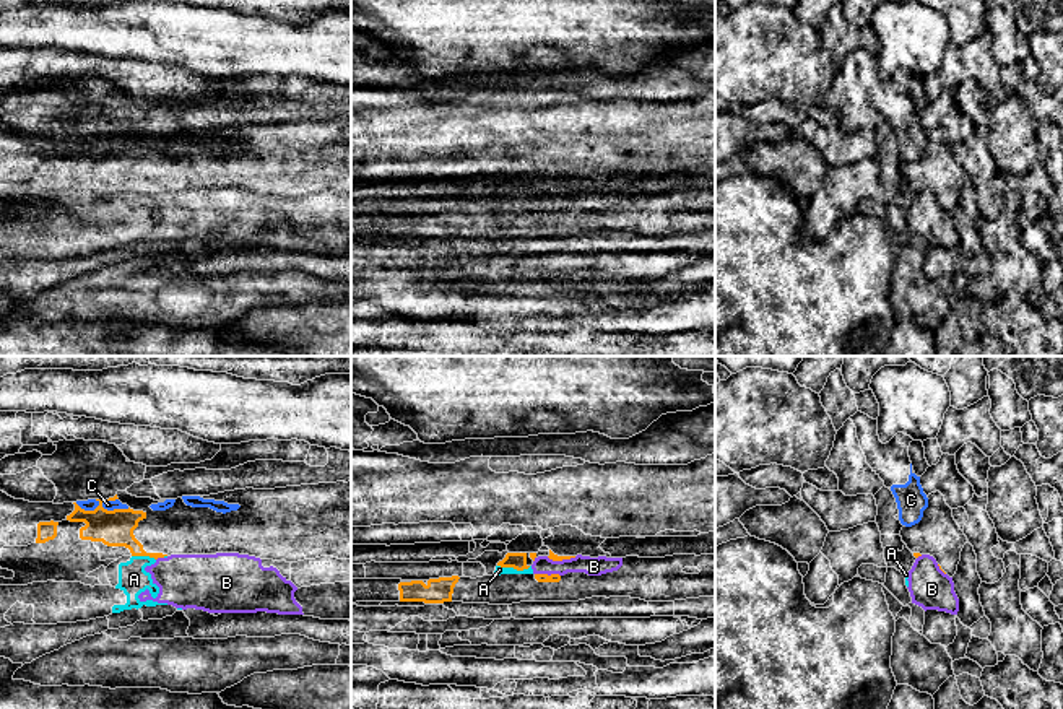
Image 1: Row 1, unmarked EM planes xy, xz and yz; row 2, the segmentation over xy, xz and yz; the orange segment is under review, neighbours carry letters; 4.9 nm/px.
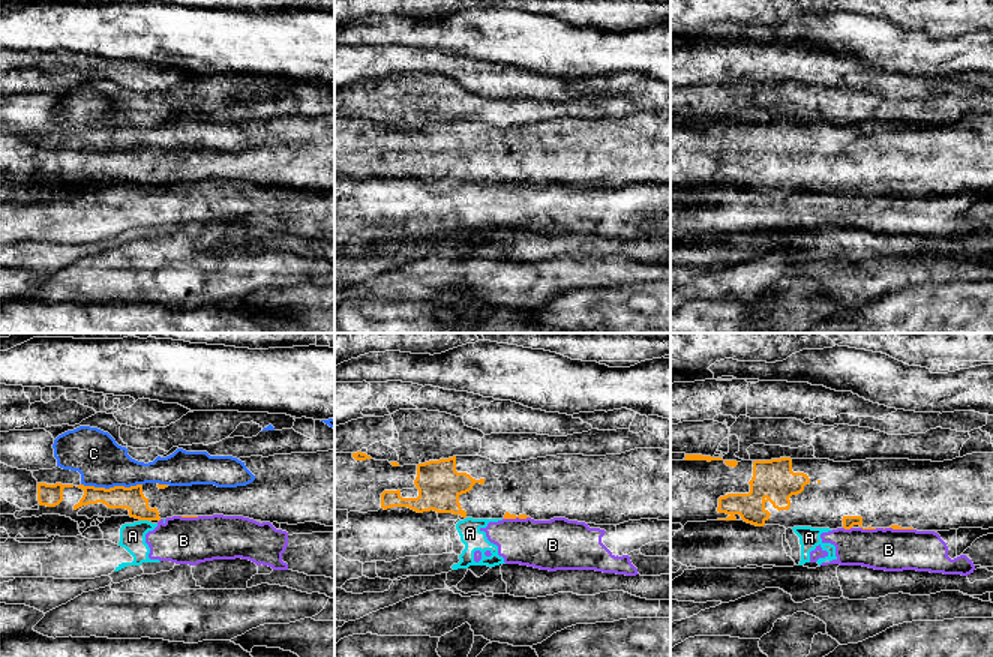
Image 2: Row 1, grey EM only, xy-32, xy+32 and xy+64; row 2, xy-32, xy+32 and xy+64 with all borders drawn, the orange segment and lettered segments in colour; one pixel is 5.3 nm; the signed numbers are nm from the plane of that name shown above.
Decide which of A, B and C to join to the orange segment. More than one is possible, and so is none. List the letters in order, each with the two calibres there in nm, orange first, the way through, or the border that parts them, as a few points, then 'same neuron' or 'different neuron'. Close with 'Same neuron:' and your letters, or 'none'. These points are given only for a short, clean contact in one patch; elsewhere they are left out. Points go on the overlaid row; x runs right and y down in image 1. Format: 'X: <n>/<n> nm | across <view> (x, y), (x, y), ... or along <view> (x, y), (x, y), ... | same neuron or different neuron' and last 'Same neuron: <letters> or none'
A: 80/40 nm | along xz (498, 565), (517, 569), (530, 566) | different neuron
B: 50/100 nm | along xz (535, 573), (559, 576) | different neuron
C: 180/50 nm | different neuron
Same neuron: none

